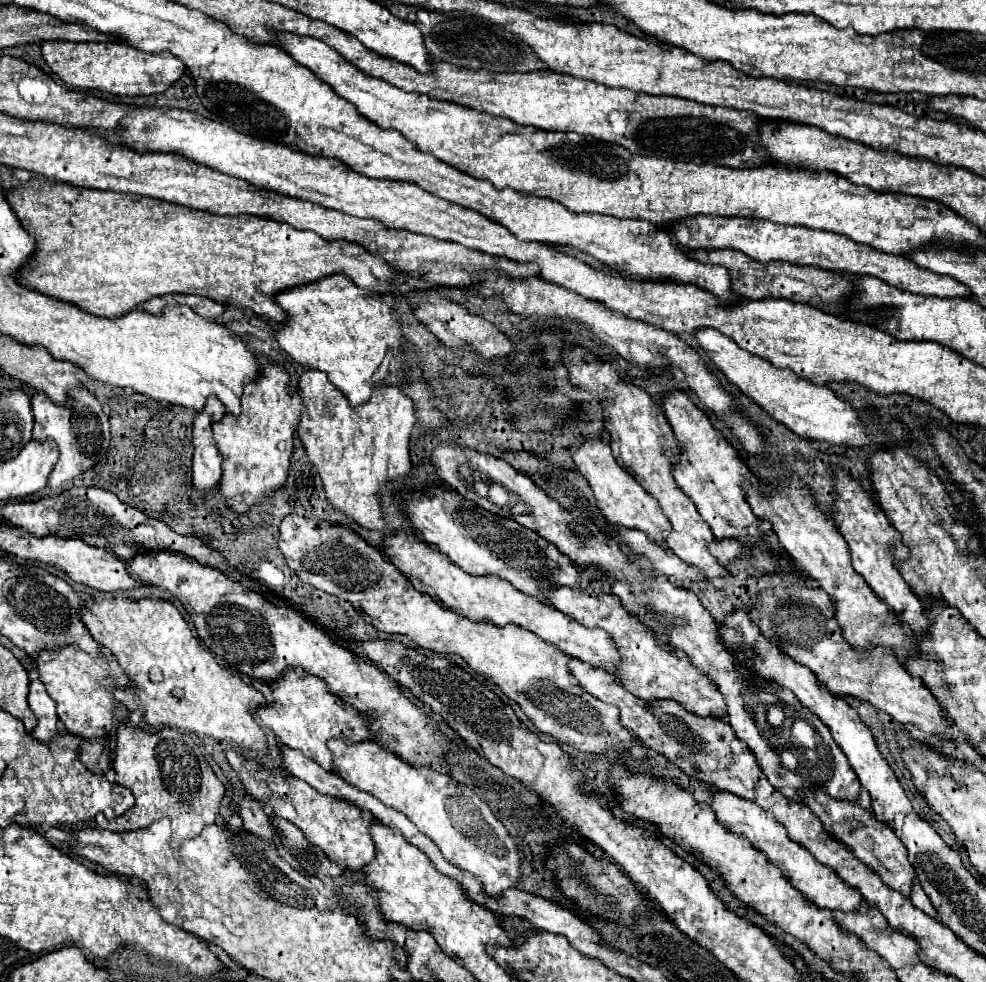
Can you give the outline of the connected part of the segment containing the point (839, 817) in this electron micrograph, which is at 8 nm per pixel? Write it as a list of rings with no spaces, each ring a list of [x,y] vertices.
[[[808,790],[808,794],[804,794],[804,798],[800,800],[822,820],[828,834],[832,834],[838,842],[846,844],[860,862],[864,862],[872,872],[882,878],[886,886],[898,890],[904,898],[910,898],[916,872],[908,862],[908,852],[904,850],[904,844],[898,840],[892,828],[884,826],[884,822],[876,822],[872,810],[862,808],[858,802],[838,802],[836,798],[828,798],[828,794],[824,794],[822,790]]]

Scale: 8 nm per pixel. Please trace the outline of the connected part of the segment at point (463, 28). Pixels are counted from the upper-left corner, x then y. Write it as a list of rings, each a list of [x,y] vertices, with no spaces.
[[[430,12],[430,26],[422,26],[422,38],[426,50],[436,60],[444,60],[460,68],[490,72],[534,72],[548,68],[546,62],[536,58],[536,52],[526,42],[520,42],[520,38],[508,34],[508,30],[504,30],[502,26],[496,26],[494,22],[484,22],[482,18],[470,14]]]

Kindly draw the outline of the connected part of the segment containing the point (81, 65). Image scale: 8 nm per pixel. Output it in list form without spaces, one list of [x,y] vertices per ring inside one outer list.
[[[42,42],[42,58],[50,70],[68,86],[82,90],[102,90],[116,96],[162,94],[184,74],[186,68],[184,62],[170,52],[150,54],[124,42]]]

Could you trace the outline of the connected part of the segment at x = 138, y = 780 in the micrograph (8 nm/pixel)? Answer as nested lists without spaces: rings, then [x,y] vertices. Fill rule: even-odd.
[[[132,722],[120,724],[116,730],[116,756],[112,766],[116,770],[116,784],[130,788],[136,804],[120,818],[110,820],[108,830],[138,830],[168,816],[172,820],[172,848],[178,850],[186,838],[196,838],[206,824],[214,822],[224,786],[192,736],[172,728],[146,732]]]

